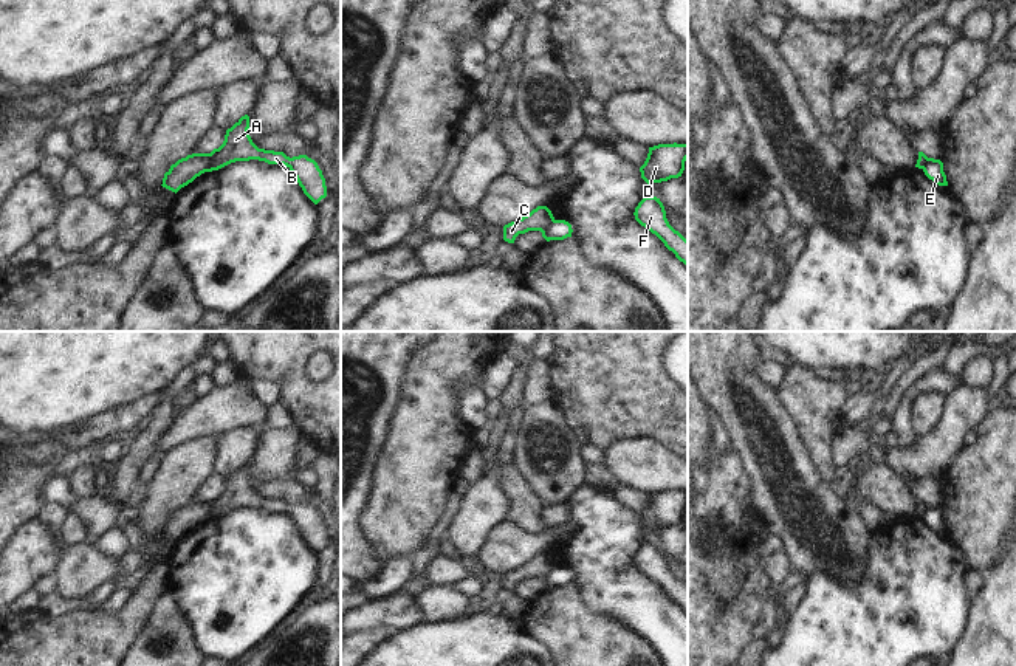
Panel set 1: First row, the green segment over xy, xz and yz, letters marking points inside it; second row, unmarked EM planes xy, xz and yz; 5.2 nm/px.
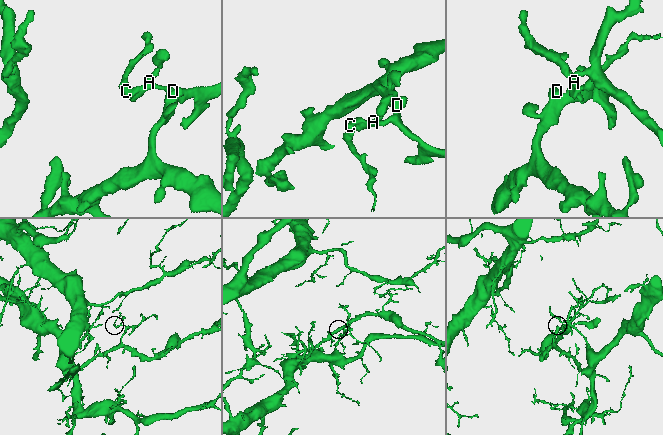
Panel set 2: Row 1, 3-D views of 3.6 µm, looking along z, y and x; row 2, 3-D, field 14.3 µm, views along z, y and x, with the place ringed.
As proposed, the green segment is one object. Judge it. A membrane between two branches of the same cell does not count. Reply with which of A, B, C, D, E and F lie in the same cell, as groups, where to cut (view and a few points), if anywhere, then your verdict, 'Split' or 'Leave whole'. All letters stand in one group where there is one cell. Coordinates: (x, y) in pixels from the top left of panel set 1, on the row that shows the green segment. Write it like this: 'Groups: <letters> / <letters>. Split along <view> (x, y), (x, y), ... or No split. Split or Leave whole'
Groups: A B D E F / C. Split along xy (211, 154), (205, 171). Split.

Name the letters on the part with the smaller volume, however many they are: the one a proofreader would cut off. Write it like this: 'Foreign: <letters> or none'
Foreign: C

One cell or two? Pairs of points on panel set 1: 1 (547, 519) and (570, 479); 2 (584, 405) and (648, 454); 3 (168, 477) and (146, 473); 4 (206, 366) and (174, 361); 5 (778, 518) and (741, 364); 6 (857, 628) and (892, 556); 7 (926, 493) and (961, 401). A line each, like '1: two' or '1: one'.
1: two
2: two
3: two
4: two
5: one
6: one
7: two

